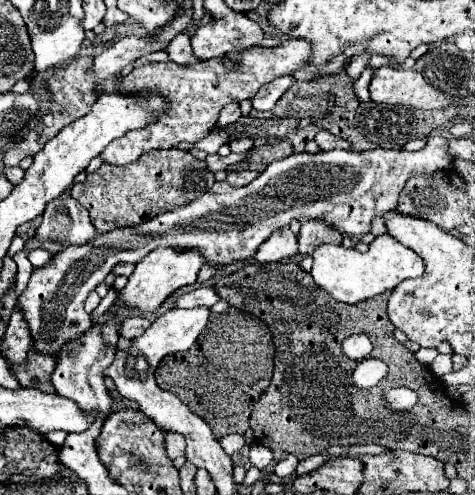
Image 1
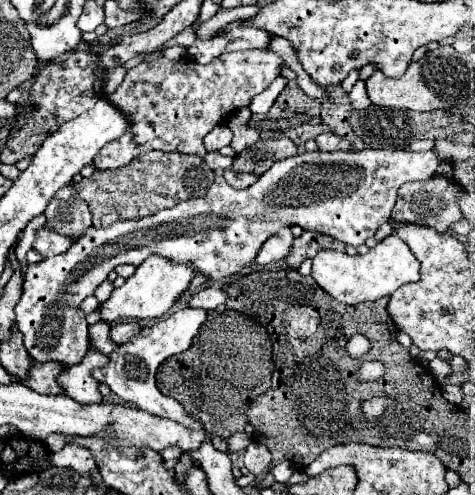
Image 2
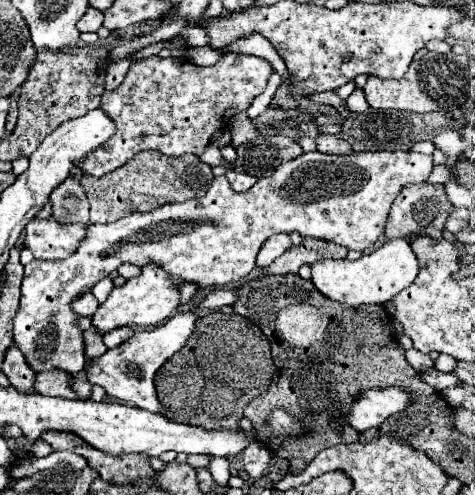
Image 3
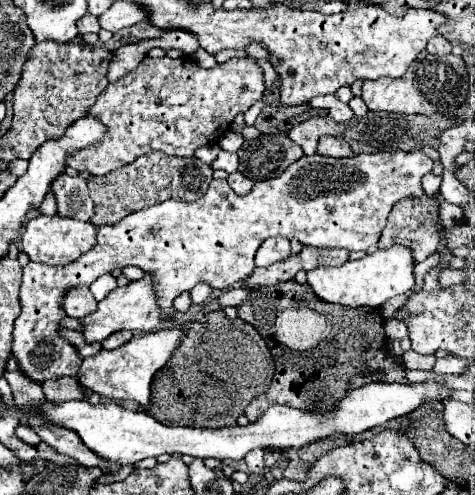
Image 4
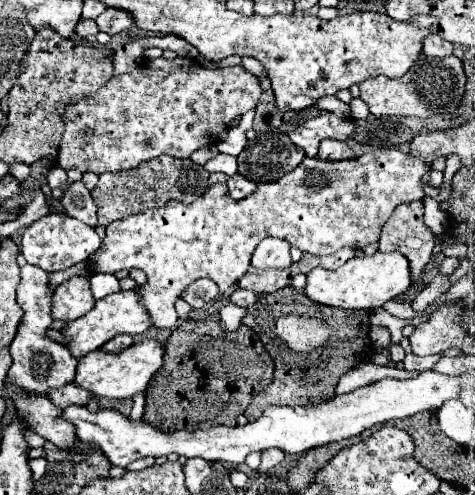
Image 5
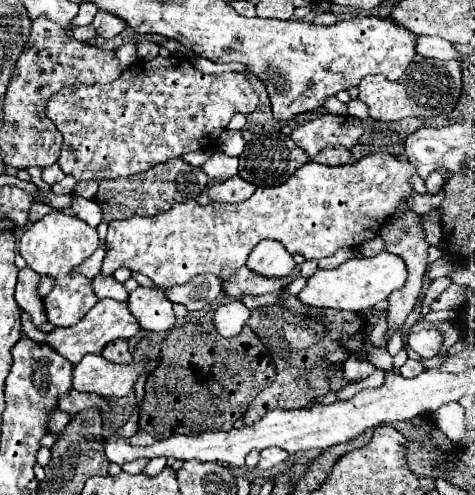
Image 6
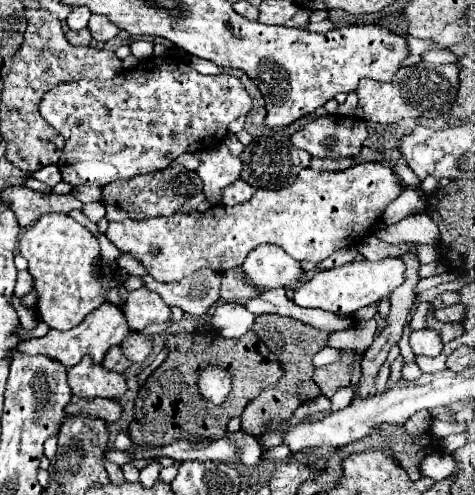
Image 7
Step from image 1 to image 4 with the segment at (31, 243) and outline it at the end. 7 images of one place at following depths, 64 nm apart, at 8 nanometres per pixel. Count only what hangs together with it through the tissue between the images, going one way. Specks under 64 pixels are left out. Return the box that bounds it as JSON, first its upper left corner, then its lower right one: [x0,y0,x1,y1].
[52,176,94,222]

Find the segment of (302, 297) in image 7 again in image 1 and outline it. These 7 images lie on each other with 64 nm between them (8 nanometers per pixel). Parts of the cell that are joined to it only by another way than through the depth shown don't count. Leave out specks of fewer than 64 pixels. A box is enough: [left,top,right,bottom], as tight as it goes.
[312,234,424,304]

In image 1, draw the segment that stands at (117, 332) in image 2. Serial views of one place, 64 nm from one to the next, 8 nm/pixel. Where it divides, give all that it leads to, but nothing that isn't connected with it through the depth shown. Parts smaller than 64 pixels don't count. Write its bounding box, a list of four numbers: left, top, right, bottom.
[122,316,152,338]

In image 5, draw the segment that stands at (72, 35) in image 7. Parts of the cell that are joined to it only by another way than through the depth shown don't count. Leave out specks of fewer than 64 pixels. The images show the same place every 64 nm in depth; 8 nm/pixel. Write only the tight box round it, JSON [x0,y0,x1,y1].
[76,20,100,38]

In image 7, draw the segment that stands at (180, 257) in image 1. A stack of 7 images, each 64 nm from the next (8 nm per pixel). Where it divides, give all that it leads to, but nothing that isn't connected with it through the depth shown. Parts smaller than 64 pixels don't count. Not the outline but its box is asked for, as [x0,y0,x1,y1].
[18,302,130,366]

